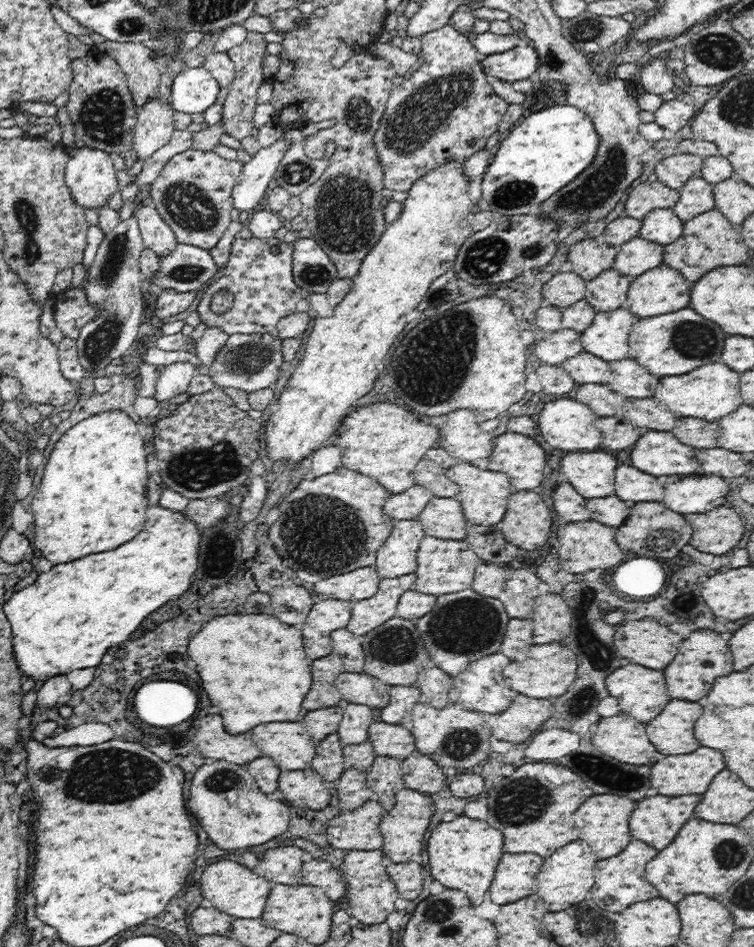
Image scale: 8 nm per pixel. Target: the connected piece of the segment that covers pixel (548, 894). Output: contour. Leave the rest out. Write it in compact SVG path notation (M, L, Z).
M582 840L570 842L568 846L562 846L545 858L540 872L537 874L536 894L542 898L546 904L548 912L560 912L566 910L574 904L588 898L589 891L595 883L595 866L598 857L594 851Z

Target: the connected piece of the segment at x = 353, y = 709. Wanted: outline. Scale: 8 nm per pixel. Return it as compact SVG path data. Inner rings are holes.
M348 703L343 709L337 733L344 745L362 744L369 740L369 728L374 722L372 707Z

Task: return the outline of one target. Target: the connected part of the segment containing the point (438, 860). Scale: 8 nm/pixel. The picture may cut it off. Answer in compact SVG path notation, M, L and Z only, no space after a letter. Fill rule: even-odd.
M458 816L454 822L438 824L428 838L430 870L448 889L462 890L474 904L480 904L494 880L494 870L502 858L502 832L482 820Z

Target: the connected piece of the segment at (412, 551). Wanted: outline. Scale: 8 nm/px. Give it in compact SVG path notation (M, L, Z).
M419 520L395 521L395 526L382 546L378 549L375 569L380 578L398 578L405 574L412 574L417 569L417 552L422 538L426 536Z

